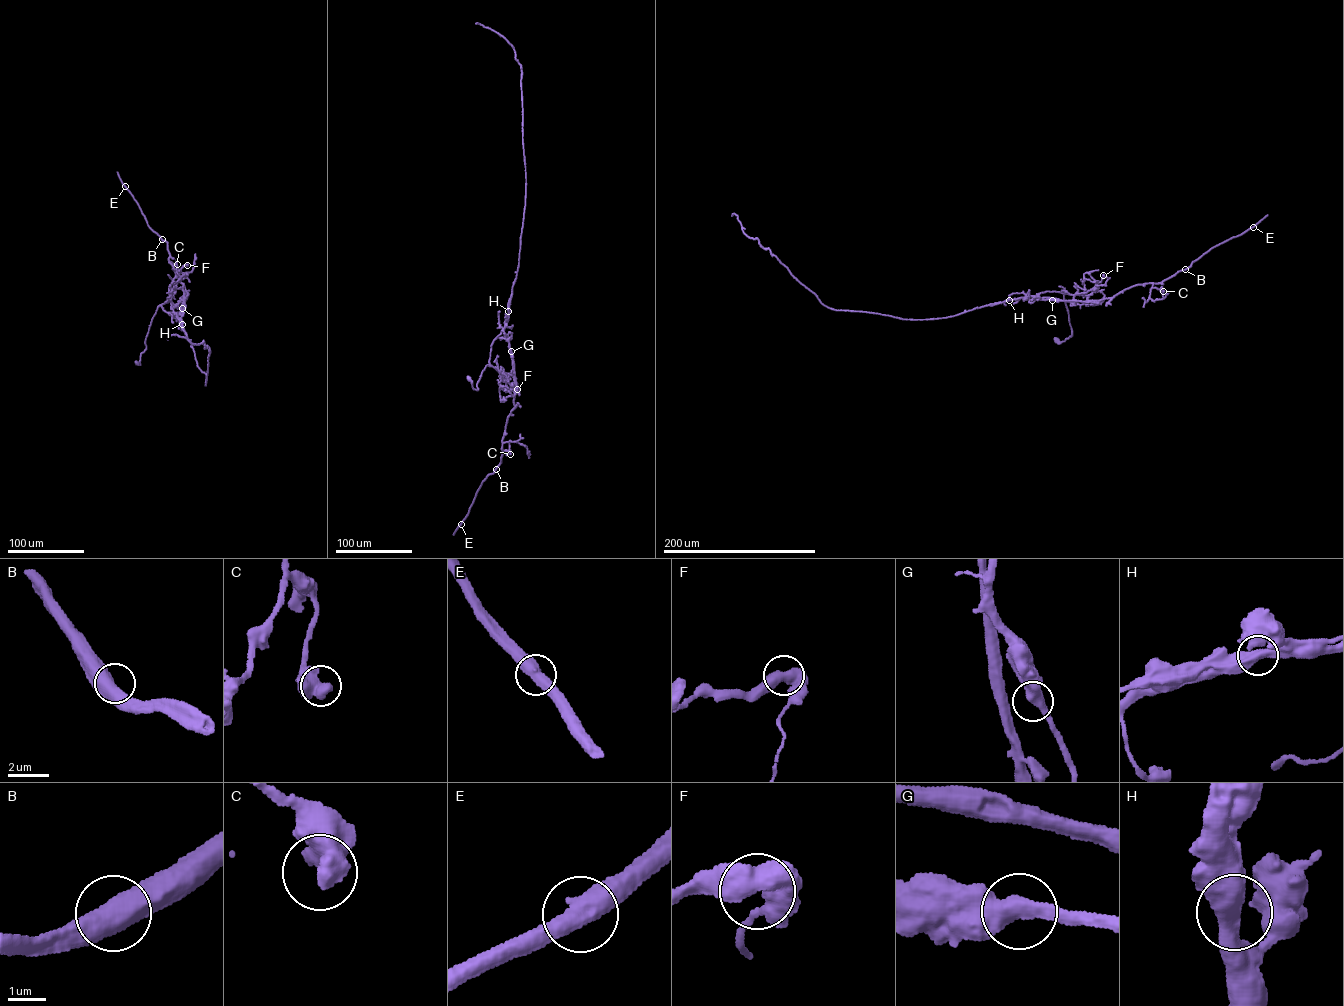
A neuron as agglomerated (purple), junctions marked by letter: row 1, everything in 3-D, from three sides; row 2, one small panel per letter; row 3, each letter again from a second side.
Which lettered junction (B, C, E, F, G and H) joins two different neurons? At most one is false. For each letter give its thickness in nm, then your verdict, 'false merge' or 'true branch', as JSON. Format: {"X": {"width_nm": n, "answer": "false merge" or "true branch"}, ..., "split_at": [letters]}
{"B": {"width_nm": 550, "answer": "true branch"}, "C": {"width_nm": 550, "answer": "true branch"}, "E": {"width_nm": 550, "answer": "true branch"}, "F": {"width_nm": 550, "answer": "true branch"}, "G": {"width_nm": 550, "answer": "true branch"}, "H": {"width_nm": 500, "answer": "false merge"}, "split_at": ["H"]}

